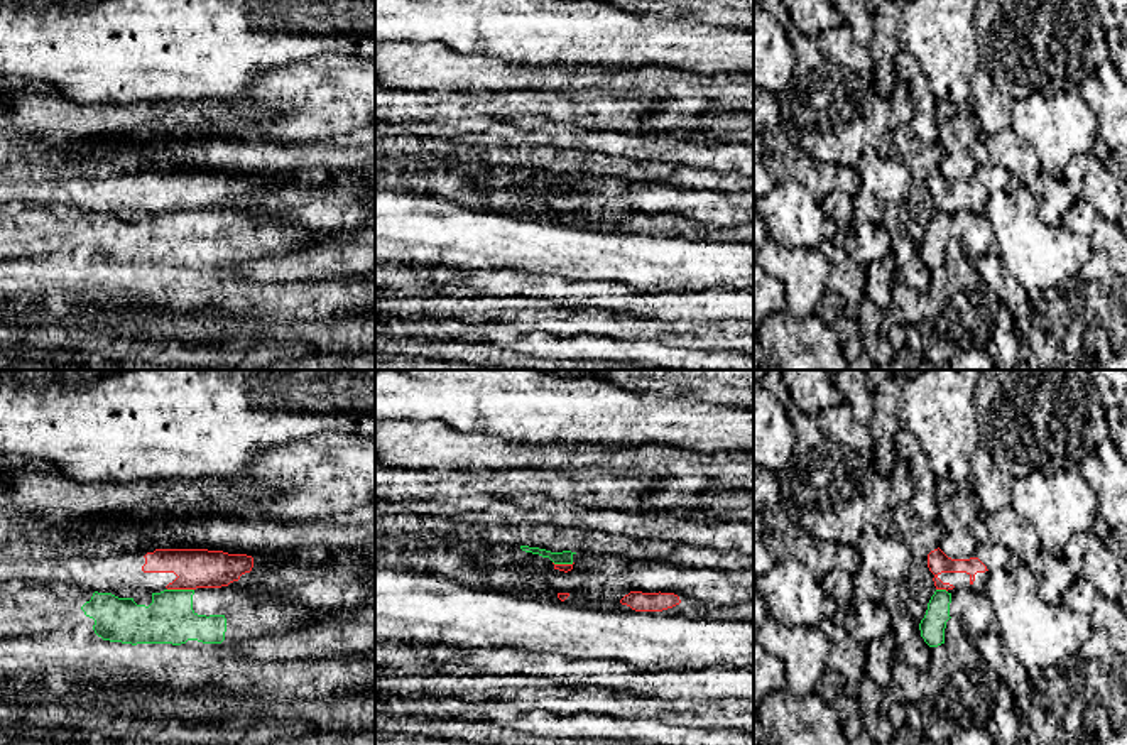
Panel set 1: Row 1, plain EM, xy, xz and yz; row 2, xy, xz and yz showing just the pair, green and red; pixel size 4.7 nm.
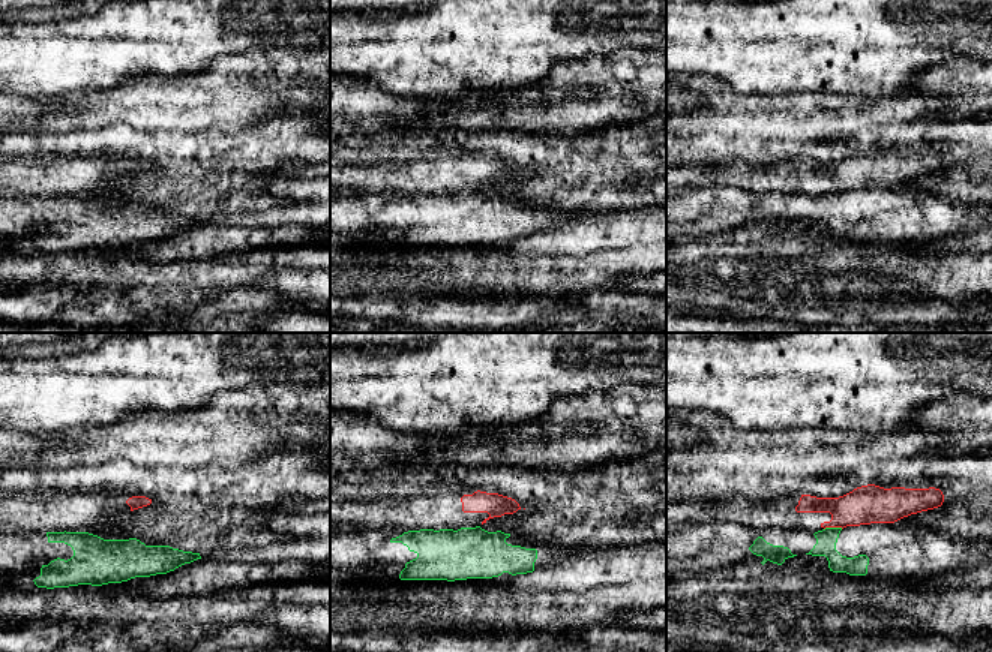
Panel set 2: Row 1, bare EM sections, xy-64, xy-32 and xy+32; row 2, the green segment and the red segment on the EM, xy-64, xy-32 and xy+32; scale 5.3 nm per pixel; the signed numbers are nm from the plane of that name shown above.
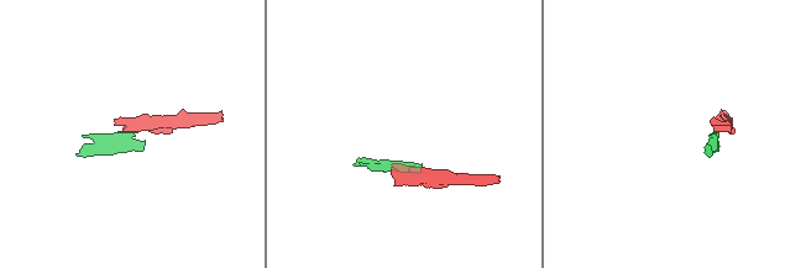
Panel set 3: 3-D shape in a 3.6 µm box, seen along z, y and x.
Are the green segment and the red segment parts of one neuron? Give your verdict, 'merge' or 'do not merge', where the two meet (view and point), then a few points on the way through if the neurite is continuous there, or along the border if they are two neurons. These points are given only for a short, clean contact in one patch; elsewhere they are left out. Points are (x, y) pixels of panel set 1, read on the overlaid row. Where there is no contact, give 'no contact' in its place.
do not merge; meets green in xy at (181, 590)

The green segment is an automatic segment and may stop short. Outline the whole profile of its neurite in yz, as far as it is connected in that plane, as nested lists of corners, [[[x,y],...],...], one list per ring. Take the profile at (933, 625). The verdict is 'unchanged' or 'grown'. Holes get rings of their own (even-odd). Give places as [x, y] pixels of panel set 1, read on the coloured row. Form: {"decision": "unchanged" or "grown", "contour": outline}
{"decision": "grown", "contour": [[[936,590],[919,623],[921,637],[929,647],[945,644],[946,622],[955,615],[963,632],[975,642],[992,625],[995,617],[987,595],[972,590]]]}

